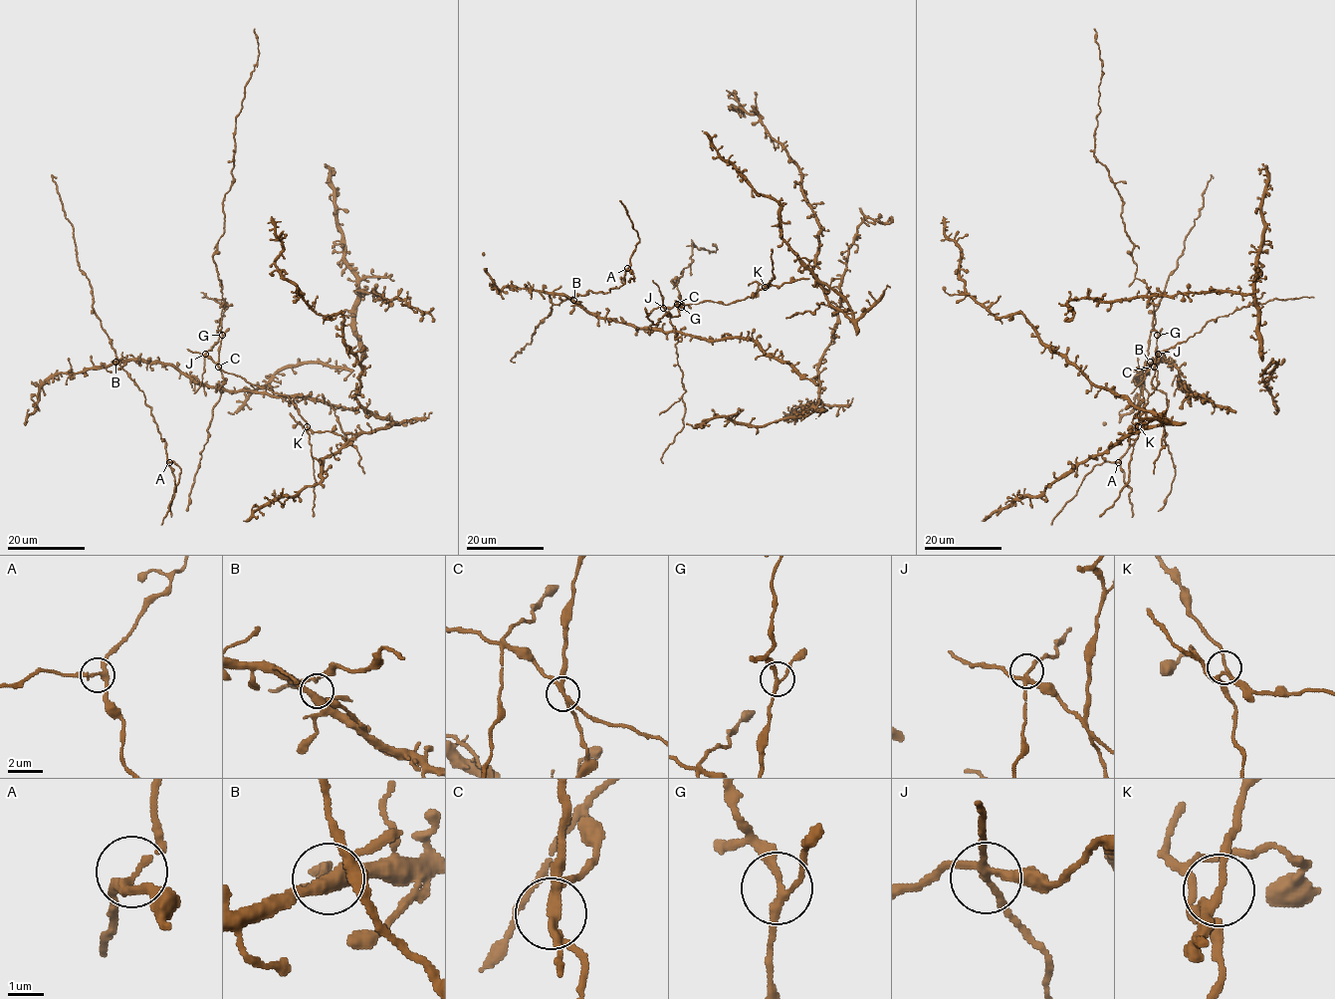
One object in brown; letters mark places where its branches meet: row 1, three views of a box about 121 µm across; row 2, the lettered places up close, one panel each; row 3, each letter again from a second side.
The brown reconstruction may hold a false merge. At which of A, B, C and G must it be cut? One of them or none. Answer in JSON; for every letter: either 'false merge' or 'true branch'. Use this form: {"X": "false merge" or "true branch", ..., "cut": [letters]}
{"A": "true branch", "B": "true branch", "C": "false merge", "G": "true branch", "cut": ["C"]}

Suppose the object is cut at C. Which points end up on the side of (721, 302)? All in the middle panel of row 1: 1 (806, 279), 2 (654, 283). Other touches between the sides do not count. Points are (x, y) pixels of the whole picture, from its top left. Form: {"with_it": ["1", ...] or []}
{"with_it": ["1", "2"]}

